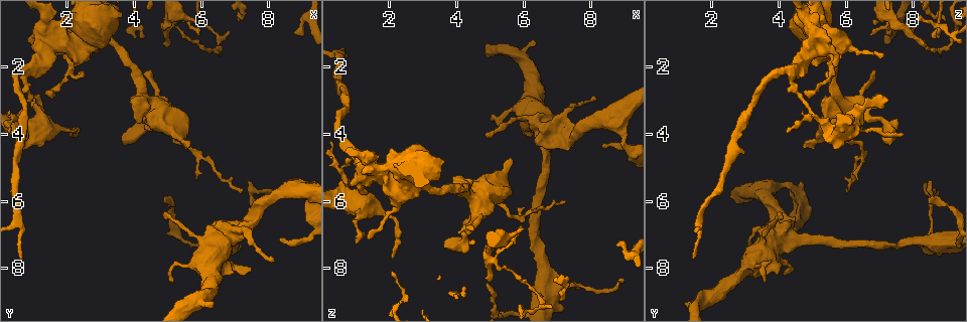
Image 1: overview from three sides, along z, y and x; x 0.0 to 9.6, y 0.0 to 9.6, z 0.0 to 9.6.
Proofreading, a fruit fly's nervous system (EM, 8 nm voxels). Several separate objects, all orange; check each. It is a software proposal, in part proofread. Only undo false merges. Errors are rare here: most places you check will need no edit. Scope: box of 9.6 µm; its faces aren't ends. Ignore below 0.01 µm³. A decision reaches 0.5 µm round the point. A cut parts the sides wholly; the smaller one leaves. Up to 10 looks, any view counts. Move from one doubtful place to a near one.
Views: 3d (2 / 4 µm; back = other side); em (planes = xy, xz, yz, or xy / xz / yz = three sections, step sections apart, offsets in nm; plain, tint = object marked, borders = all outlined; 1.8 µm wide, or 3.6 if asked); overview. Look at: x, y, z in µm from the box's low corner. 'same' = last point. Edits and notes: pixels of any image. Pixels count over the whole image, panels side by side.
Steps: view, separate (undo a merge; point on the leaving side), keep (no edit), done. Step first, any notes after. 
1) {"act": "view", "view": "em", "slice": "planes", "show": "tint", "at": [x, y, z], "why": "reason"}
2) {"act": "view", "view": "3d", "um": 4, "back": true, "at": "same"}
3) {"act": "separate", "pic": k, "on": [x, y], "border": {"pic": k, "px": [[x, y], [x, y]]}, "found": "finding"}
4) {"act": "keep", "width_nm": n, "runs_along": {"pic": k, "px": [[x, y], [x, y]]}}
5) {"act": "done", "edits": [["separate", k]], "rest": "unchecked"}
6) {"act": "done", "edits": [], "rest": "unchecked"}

{"act": "view", "view": "3d", "um": 4, "at": [5.80, 7.90, 3.20], "why": "thick turns thin"}

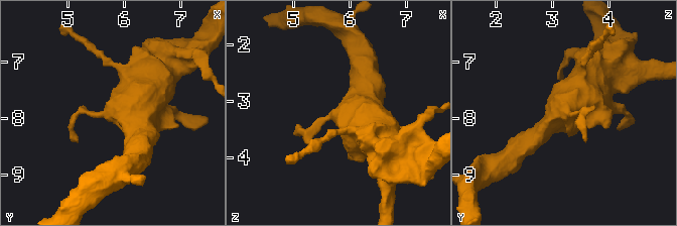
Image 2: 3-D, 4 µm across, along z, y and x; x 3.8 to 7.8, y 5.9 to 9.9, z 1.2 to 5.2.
{"act": "view", "view": "em", "um": 3.6, "slice": "xz", "step": 8, "show": "tint", "at": [5.85, 7.95, 3.20]}

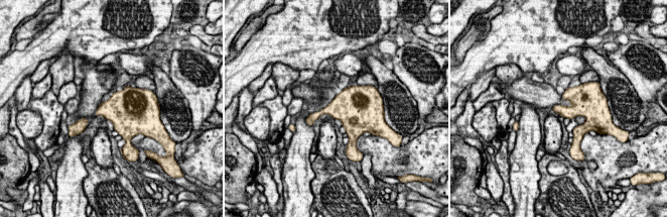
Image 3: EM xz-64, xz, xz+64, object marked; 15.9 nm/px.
{"act": "keep", "found": "all the same cell"}

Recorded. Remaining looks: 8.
{"act": "view", "view": "em", "slice": "xz", "step": 16, "show": "tint", "at": [5.00, 0.85, 7.70], "why": "calibre changes"}

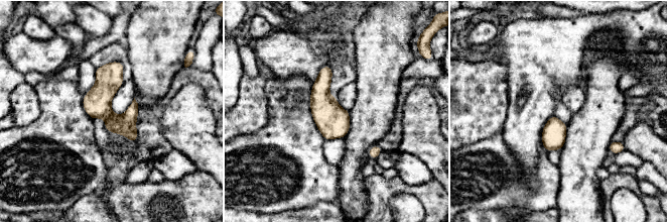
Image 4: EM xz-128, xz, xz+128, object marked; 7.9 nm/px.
{"act": "keep", "runs_along": {"pic": 4, "px": [[117, 64], [106, 111], [133, 139]]}, "found": "continuous, no second cell"}

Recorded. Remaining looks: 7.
{"act": "view", "view": "3d", "um": 4, "at": [2.20, 1.50, 5.60]}

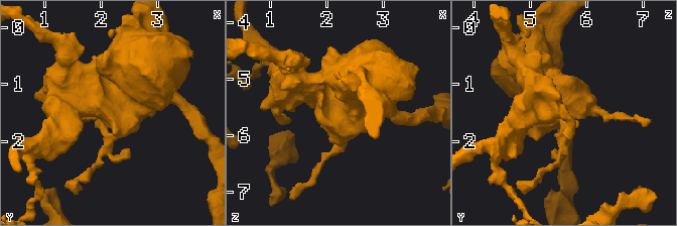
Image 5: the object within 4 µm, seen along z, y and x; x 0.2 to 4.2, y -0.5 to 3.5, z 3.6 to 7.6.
{"act": "view", "view": "em", "slice": "xy", "step": 4, "show": "tint", "at": [2.20, 1.45, 5.55], "why": "need the tissue"}

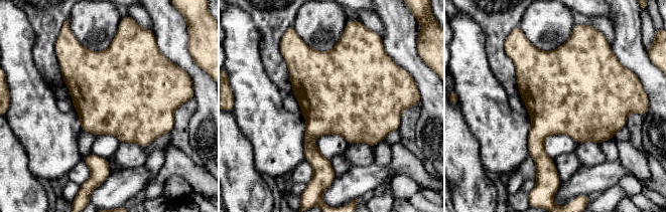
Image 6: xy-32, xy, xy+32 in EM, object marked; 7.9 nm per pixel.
{"act": "keep", "found": "one cell here"}

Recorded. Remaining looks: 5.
{"act": "view", "view": "em", "slice": "xz", "step": 4, "show": "tint", "at": [0.70, 2.05, 4.35], "why": "sharp bend"}

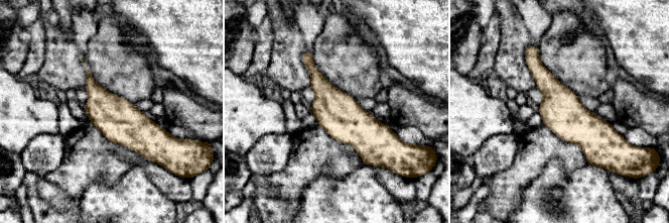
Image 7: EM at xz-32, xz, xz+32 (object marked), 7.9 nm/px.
{"act": "view", "view": "em", "slice": "xy", "step": 4, "show": "tint", "at": "same", "why": "another direction"}

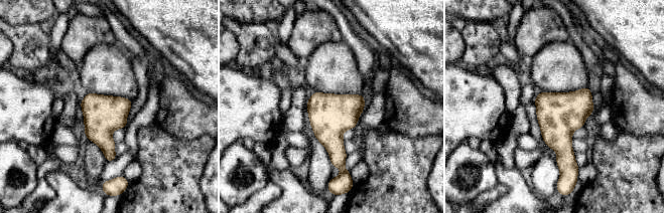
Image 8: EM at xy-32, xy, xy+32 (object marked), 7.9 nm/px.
{"act": "keep", "found": "continuous, no second cell"}

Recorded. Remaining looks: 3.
{"act": "done", "edits": [], "rest": "unchecked"}

